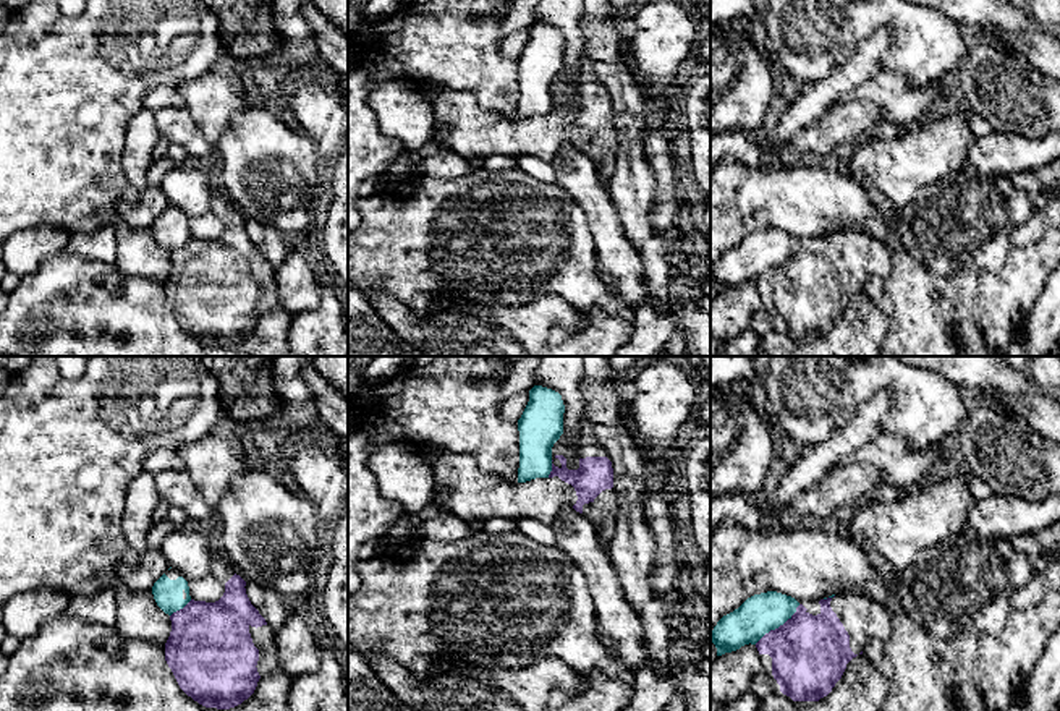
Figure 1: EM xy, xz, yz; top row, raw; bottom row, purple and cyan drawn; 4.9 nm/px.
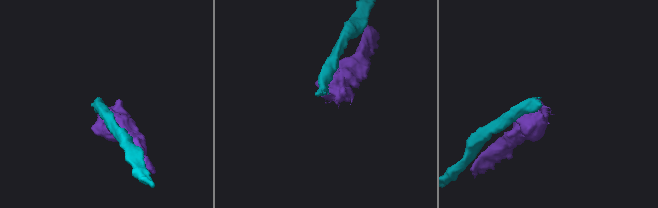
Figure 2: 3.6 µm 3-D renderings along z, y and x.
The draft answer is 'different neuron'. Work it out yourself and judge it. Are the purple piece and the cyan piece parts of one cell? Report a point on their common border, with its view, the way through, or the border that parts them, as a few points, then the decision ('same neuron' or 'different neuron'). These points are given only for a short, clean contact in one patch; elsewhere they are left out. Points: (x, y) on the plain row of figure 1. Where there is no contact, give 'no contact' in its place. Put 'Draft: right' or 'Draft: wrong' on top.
Draft: right
contact yz (779, 264); border yz (800, 242), (782, 261), (766, 269), (754, 280); different neuron

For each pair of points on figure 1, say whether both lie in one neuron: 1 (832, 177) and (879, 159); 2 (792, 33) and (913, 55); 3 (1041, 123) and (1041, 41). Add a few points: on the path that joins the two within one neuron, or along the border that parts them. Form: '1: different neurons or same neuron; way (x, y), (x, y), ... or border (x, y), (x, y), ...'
1: different neurons; border (840, 166), (860, 185)
2: same neuron; way (826, 23), (840, 20), (892, 21)
3: different neurons; border (1009, 51), (1023, 57), (1043, 73)

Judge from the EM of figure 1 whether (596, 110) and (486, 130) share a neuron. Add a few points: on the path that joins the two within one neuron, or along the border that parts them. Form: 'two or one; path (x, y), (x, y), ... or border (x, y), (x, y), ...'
one; path (568, 122), (551, 131), (513, 131)

